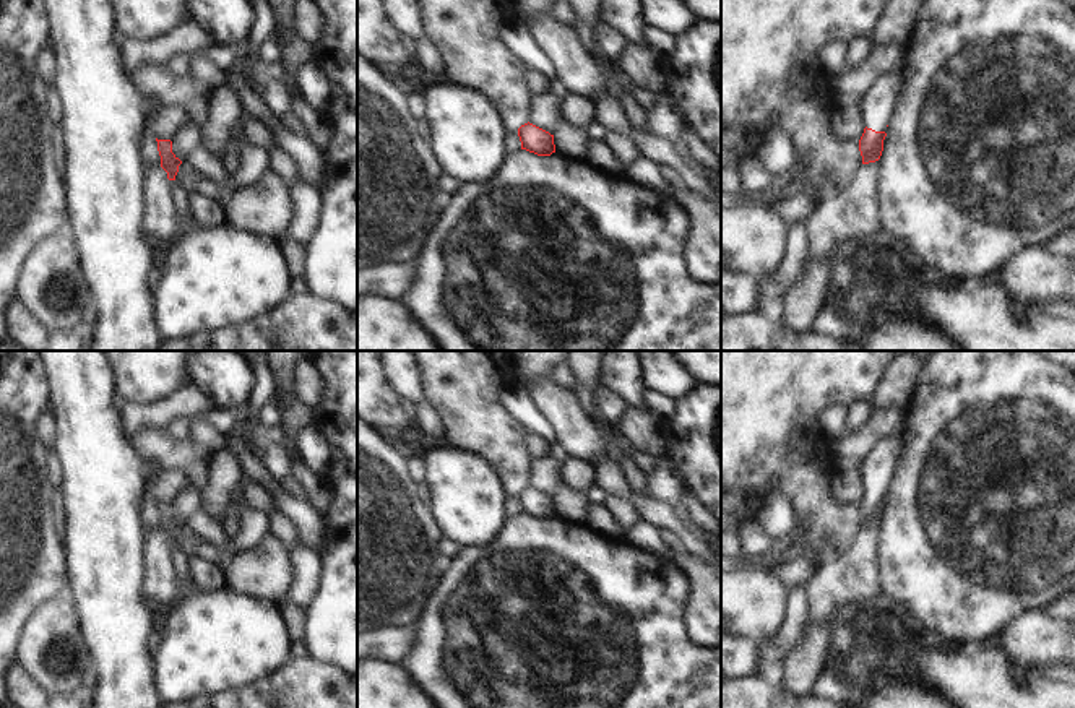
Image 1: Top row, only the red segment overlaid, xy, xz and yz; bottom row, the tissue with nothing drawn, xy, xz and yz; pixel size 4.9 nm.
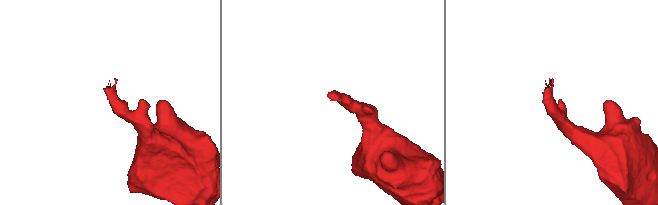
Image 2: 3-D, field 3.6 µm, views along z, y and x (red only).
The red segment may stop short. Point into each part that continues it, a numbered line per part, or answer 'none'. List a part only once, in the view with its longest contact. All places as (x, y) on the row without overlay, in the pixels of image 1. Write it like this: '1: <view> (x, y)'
1: yz (880, 463)

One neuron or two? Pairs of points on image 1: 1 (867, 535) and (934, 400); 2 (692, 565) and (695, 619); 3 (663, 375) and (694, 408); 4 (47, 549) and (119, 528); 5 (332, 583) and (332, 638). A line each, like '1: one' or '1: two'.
1: two
2: one
3: two
4: two
5: one

